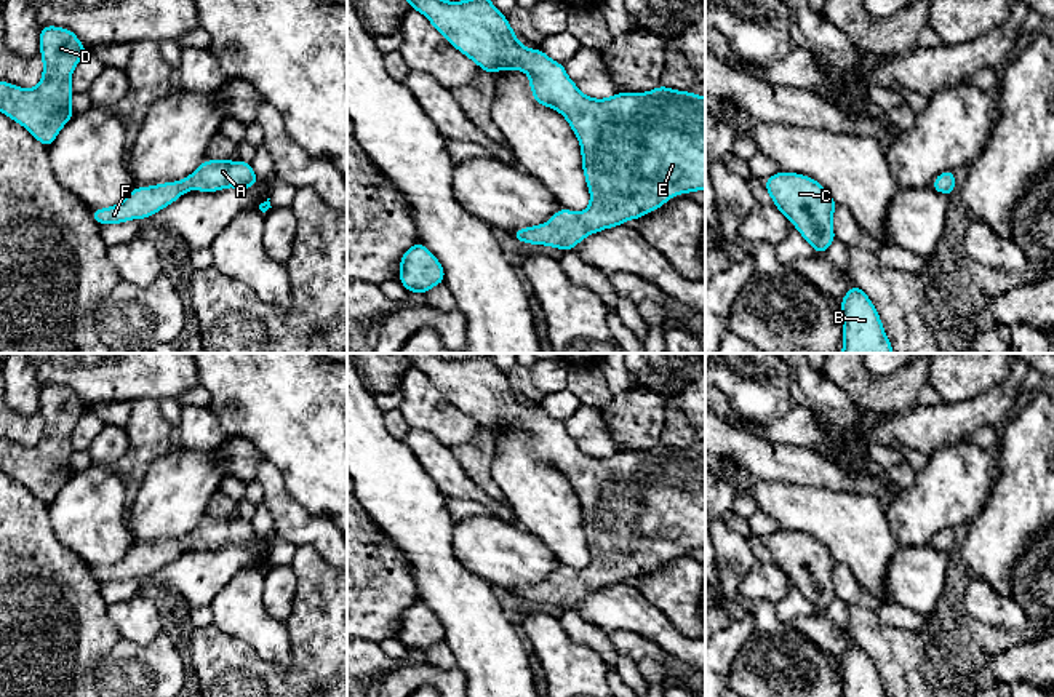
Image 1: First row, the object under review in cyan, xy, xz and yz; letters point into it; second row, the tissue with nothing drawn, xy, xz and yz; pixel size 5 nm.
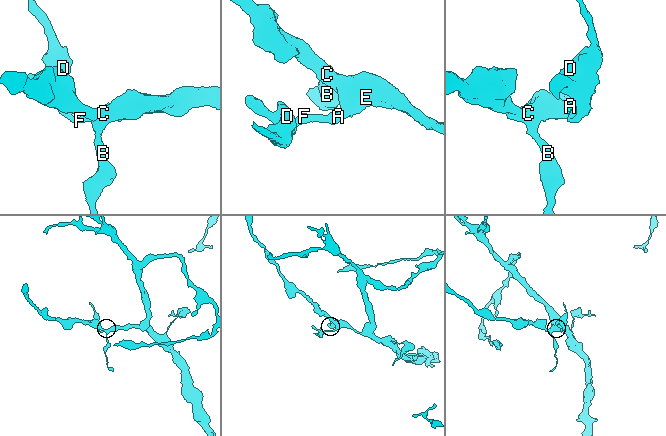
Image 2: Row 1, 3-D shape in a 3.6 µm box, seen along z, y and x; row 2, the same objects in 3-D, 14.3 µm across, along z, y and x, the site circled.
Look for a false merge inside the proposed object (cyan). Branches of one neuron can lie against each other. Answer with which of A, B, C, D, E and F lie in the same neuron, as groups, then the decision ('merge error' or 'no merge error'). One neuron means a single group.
A B C D E F; no merge error

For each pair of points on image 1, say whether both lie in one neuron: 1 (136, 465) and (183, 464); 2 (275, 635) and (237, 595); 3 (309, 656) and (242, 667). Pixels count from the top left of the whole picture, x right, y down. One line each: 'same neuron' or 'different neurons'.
1: different neurons
2: same neuron
3: same neuron

